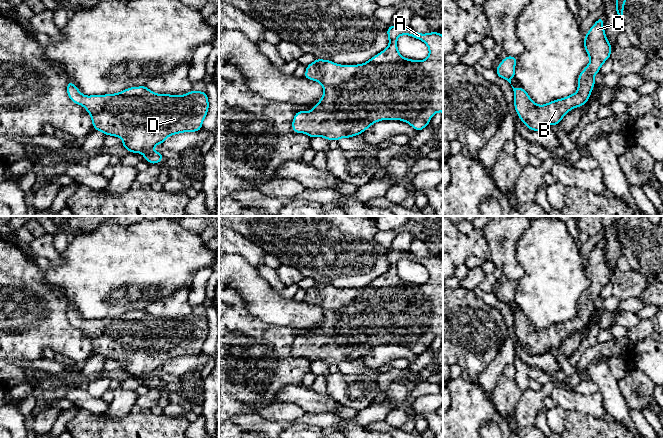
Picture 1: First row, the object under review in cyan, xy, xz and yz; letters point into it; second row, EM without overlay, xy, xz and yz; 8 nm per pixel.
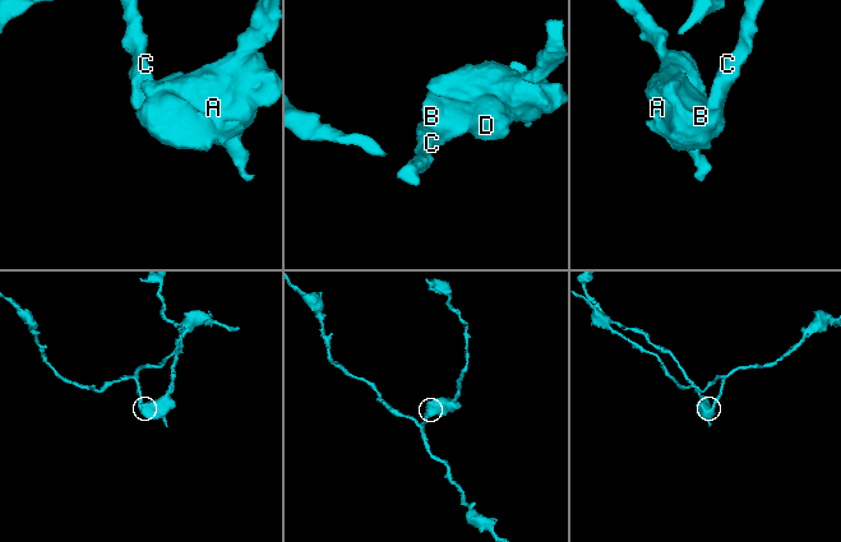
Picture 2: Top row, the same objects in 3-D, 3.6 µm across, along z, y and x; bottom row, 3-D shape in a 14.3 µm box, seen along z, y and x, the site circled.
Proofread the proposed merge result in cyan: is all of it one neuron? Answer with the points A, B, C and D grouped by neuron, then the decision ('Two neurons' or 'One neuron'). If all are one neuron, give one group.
Groups: A B C D. One neuron

